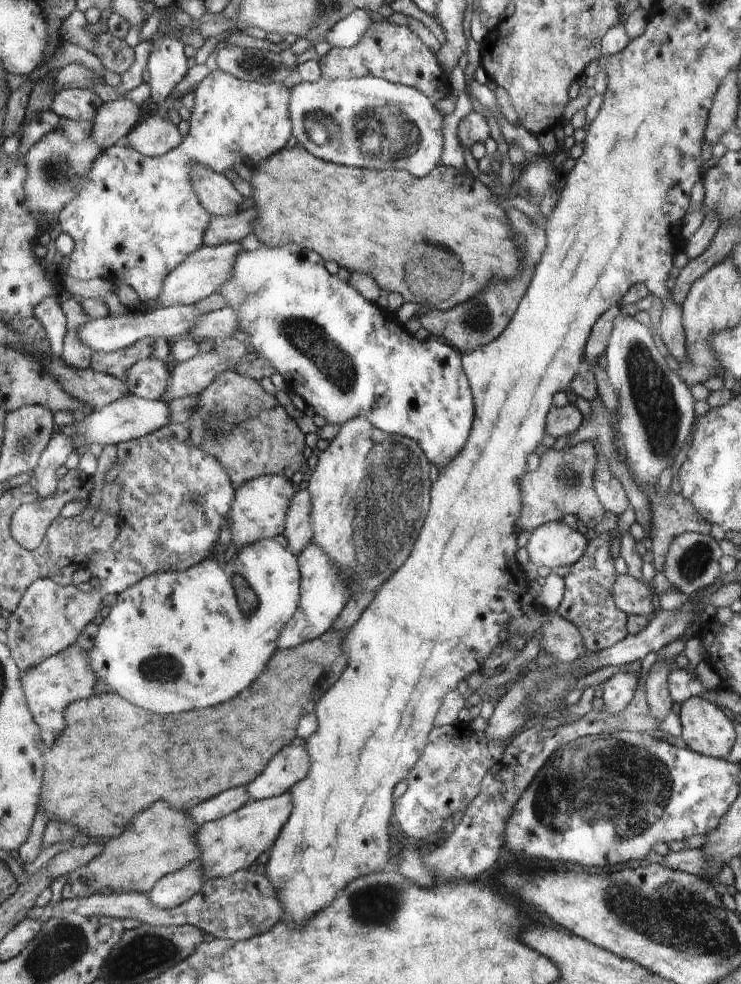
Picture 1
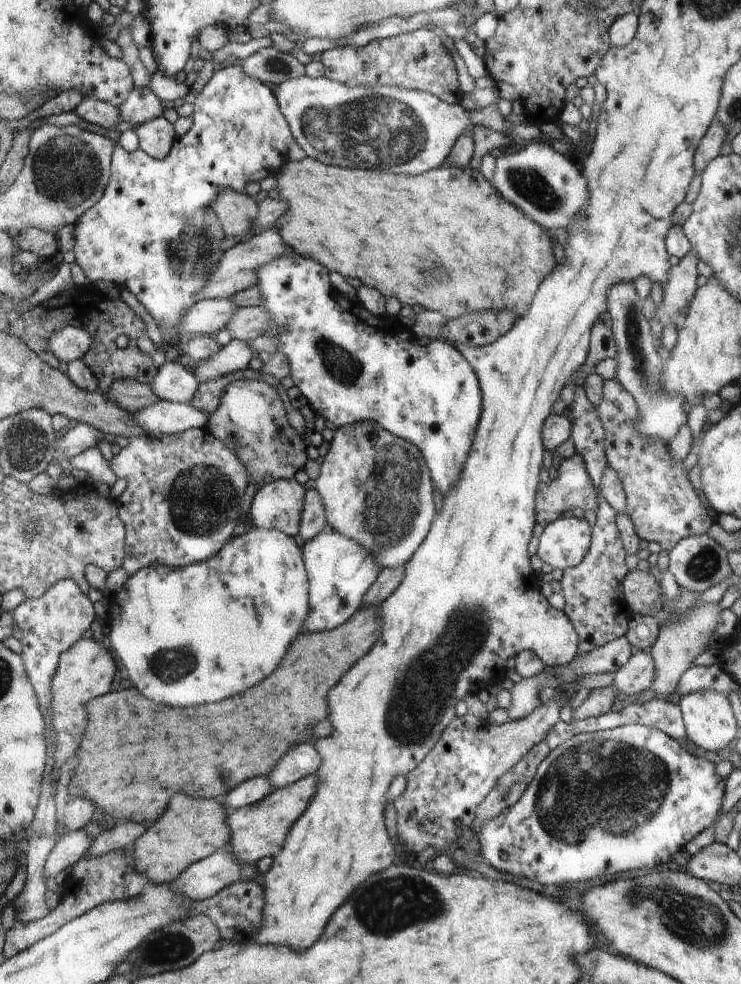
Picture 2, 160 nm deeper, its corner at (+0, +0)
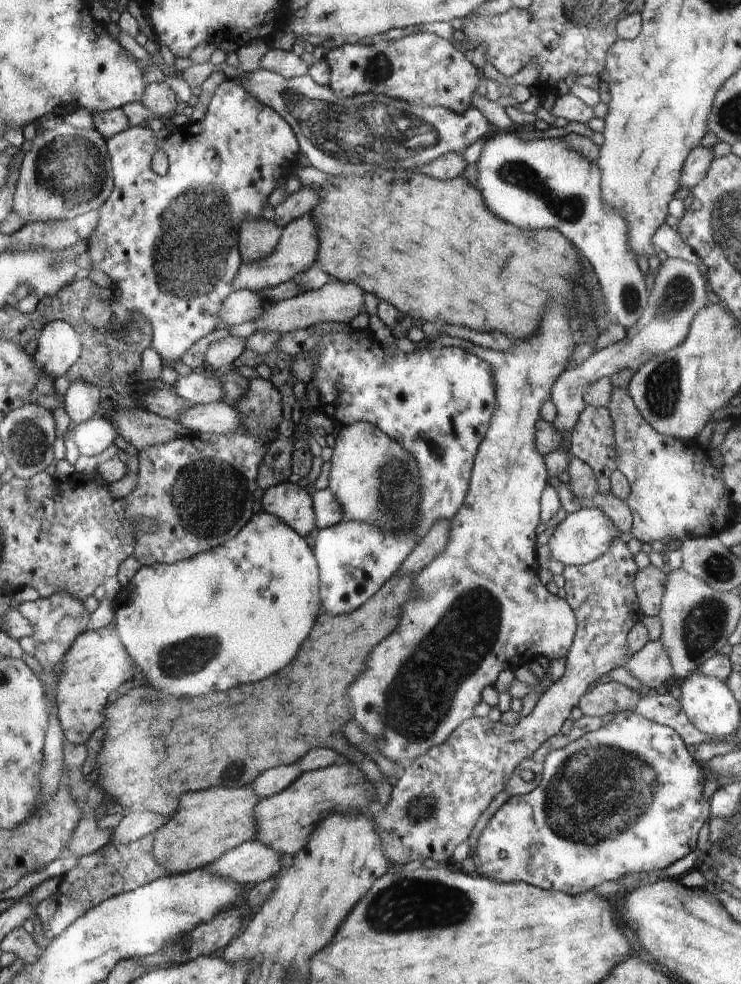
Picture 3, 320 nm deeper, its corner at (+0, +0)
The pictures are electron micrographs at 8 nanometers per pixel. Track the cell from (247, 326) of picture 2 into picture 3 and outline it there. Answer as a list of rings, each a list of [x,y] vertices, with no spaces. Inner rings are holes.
[[[330,281],[316,291],[306,291],[302,294],[282,299],[265,313],[262,319],[254,321],[258,331],[270,331],[286,334],[298,329],[307,329],[322,322],[340,322],[340,324],[355,324],[364,320],[362,317],[364,306],[364,292],[362,287],[350,281]]]

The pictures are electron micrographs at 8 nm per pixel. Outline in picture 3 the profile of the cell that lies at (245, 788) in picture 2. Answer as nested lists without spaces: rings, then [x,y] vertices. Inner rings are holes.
[[[290,763],[274,767],[262,772],[258,780],[254,780],[252,788],[260,799],[268,798],[288,788],[303,772],[298,763]]]

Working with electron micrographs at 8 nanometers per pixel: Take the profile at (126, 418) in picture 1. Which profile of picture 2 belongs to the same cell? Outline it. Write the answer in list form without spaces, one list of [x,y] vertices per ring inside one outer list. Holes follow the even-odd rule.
[[[164,399],[130,414],[141,432],[161,432],[167,435],[183,433],[193,428],[205,429],[211,415],[188,403]]]

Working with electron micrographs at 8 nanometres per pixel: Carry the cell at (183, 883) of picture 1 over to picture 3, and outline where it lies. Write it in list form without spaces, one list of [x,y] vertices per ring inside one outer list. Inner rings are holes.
[[[256,838],[225,852],[220,859],[209,864],[207,870],[248,889],[278,876],[282,870],[281,855]]]

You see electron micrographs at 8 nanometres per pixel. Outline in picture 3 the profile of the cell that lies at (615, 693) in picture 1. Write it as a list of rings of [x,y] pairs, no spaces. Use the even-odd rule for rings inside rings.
[[[648,641],[630,657],[624,665],[632,676],[644,686],[657,689],[660,685],[670,685],[673,680],[673,666],[663,642]]]

